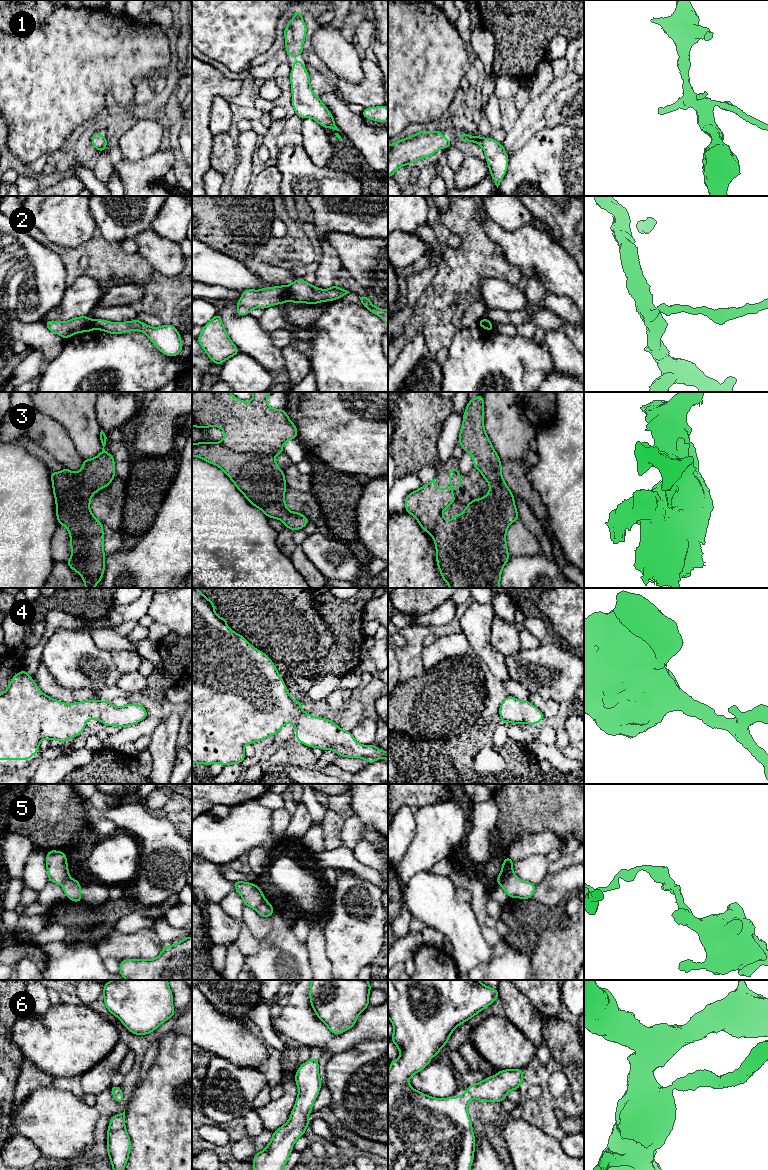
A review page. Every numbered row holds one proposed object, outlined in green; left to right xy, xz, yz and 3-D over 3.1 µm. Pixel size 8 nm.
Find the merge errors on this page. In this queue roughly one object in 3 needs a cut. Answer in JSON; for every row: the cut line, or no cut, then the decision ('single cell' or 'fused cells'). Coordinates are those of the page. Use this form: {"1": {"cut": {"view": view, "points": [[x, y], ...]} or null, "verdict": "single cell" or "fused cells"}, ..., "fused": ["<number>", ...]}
{"1": {"cut": null, "verdict": "single cell"}, "2": {"cut": {"view": "xz", "points": [[286, 286], [289, 299]]}, "verdict": "fused cells"}, "3": {"cut": null, "verdict": "single cell"}, "4": {"cut": null, "verdict": "single cell"}, "5": {"cut": {"view": "yz", "points": [[513, 873], [500, 884]]}, "verdict": "fused cells"}, "6": {"cut": null, "verdict": "single cell"}, "fused": ["2", "5"]}

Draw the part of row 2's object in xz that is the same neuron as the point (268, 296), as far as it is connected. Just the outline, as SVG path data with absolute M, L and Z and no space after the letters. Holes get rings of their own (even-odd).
M286 285L264 287L261 290L247 289L242 292L241 298L237 301L236 314L247 315L254 308L264 310L277 304L284 304L288 300L289 294Z

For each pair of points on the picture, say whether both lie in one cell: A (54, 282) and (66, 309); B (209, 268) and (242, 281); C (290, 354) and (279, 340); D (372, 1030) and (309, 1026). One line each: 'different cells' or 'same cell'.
A: different cells
B: same cell
C: different cells
D: same cell

